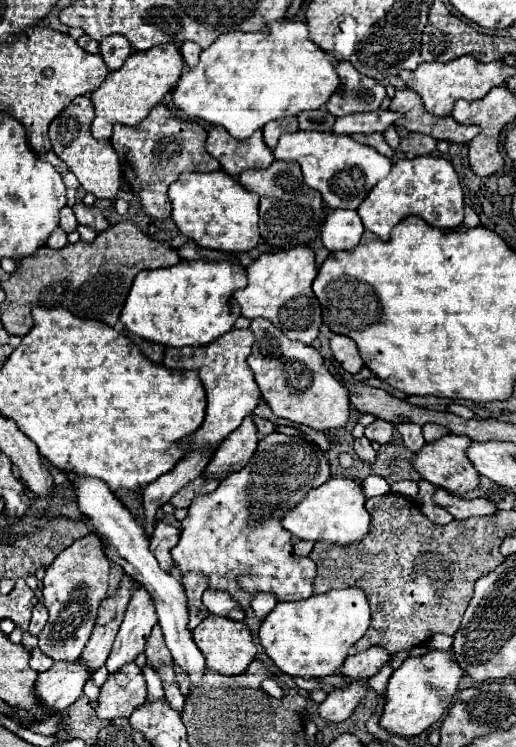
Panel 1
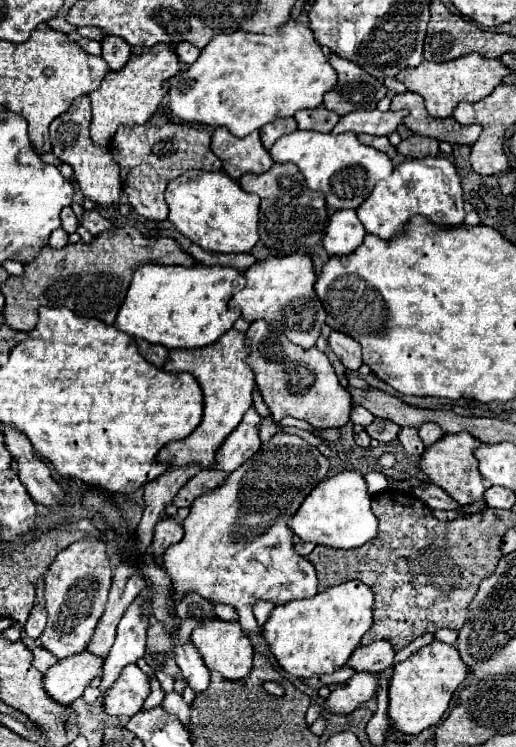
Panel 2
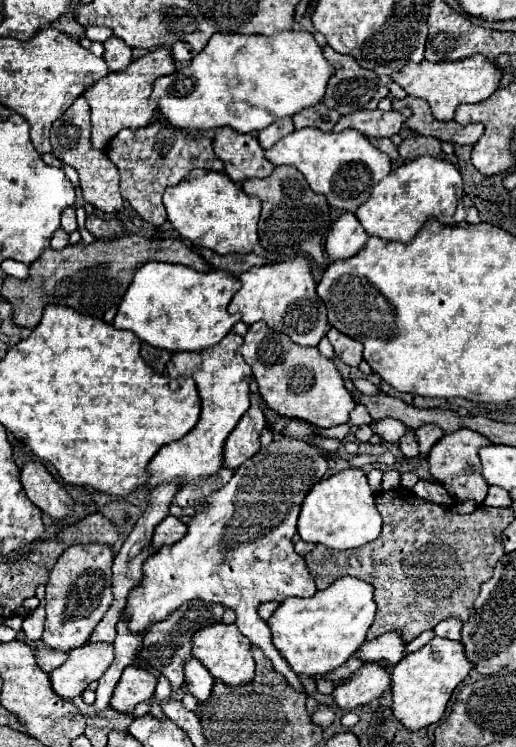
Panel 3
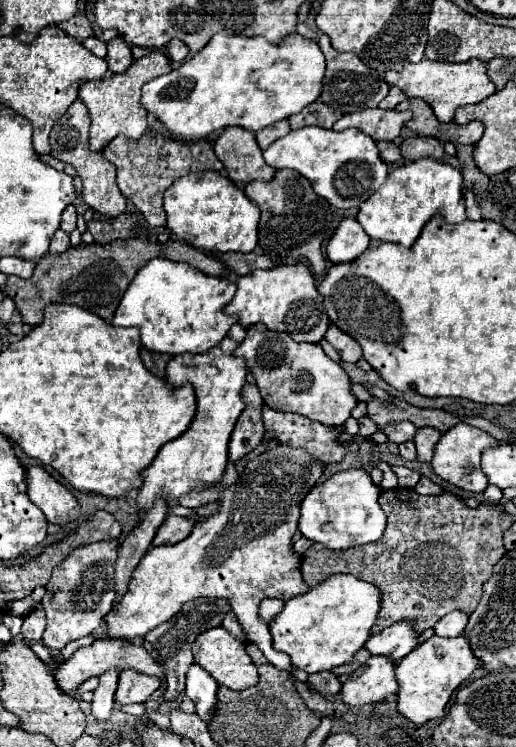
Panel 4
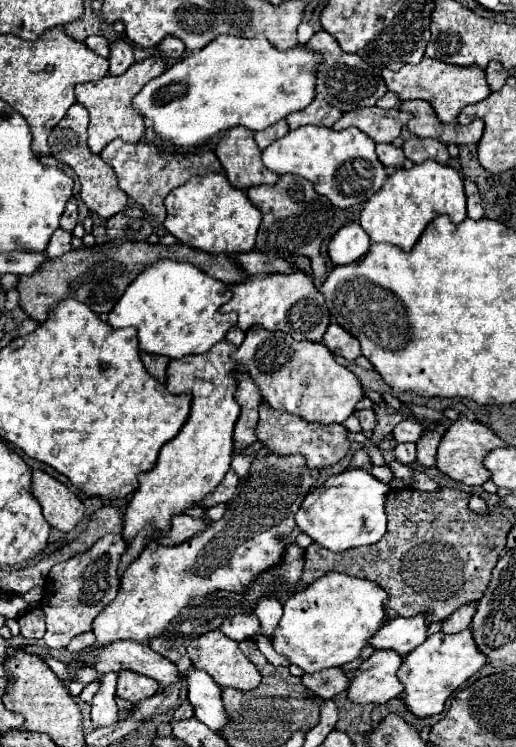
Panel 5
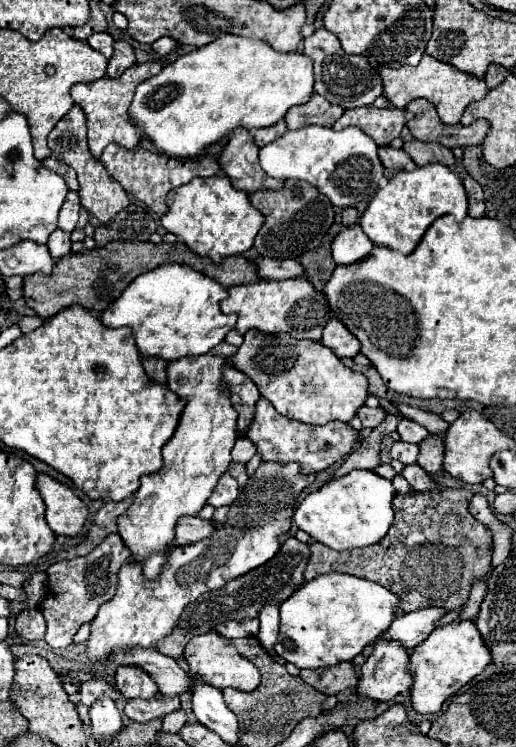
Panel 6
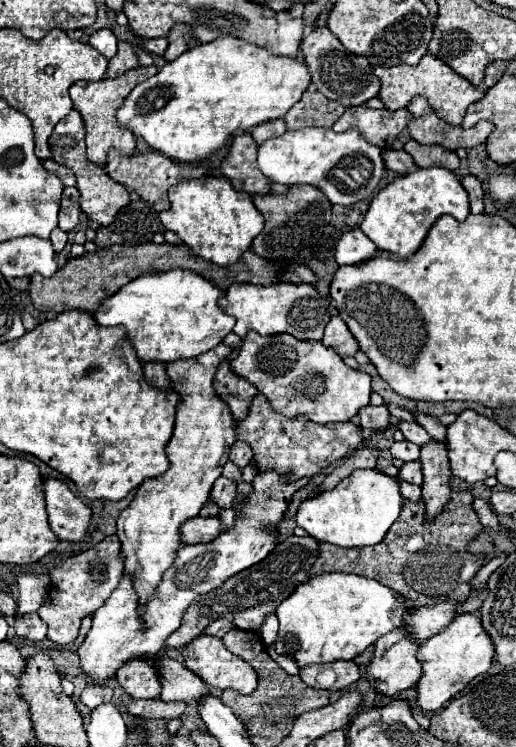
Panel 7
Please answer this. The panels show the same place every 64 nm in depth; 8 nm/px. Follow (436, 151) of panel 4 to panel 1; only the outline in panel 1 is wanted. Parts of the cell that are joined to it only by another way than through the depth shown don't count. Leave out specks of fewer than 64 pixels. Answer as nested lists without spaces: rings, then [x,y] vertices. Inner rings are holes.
[[[408,134],[406,138],[400,140],[400,150],[408,158],[434,154],[436,152],[436,140],[432,136],[424,136],[424,134]]]

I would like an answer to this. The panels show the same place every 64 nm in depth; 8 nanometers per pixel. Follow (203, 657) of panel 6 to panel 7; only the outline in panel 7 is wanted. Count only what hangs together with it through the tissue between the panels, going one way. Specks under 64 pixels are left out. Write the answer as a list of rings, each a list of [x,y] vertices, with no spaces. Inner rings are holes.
[[[198,636],[198,638],[194,638],[190,644],[184,646],[182,656],[184,656],[186,668],[192,670],[194,674],[198,674],[212,688],[220,688],[220,690],[232,688],[240,694],[250,694],[258,684],[258,676],[256,676],[254,668],[250,664],[246,664],[242,658],[238,658],[236,654],[232,654],[224,646],[224,642],[216,636]]]

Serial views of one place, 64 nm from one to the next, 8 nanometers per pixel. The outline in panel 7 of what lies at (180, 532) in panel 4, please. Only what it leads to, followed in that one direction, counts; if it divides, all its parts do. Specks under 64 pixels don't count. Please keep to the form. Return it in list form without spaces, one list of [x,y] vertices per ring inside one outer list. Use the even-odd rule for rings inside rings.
[[[198,516],[196,520],[188,520],[188,524],[184,524],[184,542],[186,544],[210,542],[220,532],[222,532],[222,520],[218,516],[212,516],[212,518]]]

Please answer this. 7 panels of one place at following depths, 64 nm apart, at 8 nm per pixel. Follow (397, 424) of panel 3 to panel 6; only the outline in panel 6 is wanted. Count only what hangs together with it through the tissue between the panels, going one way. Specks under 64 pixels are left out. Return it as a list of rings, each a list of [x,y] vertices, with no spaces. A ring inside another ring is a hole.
[[[404,418],[398,422],[398,434],[400,434],[400,440],[404,440],[404,442],[420,444],[424,440],[424,436],[428,436],[428,430],[424,426]]]

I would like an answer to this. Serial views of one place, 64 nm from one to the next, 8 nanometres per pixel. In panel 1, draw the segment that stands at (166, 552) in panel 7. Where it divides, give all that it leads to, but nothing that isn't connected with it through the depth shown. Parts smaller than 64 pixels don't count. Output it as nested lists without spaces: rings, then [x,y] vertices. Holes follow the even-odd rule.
[[[232,328],[224,336],[200,348],[166,348],[164,366],[172,370],[196,370],[204,384],[206,398],[208,398],[206,416],[204,416],[202,426],[184,442],[184,446],[190,452],[192,450],[202,450],[202,452],[214,450],[230,432],[234,432],[240,426],[244,416],[256,408],[260,400],[260,390],[246,362],[246,358],[250,356],[252,342],[254,342],[254,336],[250,330]]]

